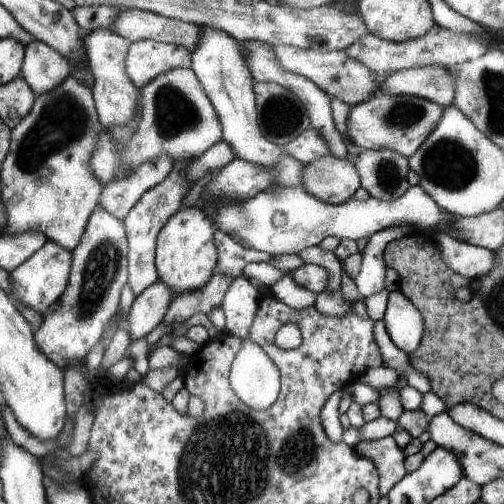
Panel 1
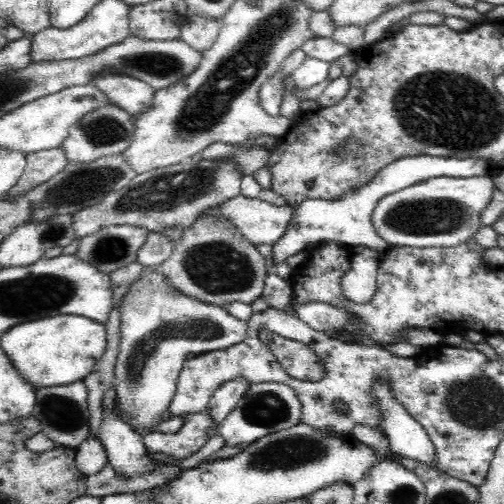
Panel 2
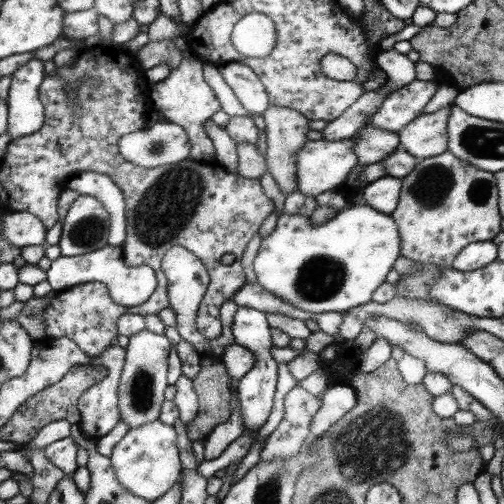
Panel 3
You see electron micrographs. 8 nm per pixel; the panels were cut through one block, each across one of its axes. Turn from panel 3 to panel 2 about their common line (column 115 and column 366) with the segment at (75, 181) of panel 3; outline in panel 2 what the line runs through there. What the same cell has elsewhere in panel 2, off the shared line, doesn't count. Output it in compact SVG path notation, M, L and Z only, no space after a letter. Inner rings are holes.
M410 156L410 158L402 158L396 160L392 164L388 164L382 172L376 174L376 178L362 186L360 190L348 192L346 198L338 200L338 202L324 202L324 200L304 200L304 204L300 204L294 210L294 222L290 222L290 230L286 230L284 238L272 246L272 270L278 268L280 264L286 262L286 258L296 256L300 252L304 252L306 244L314 244L316 246L324 246L324 244L336 244L336 246L348 246L348 248L370 248L376 254L384 254L390 246L384 242L384 238L380 238L376 234L376 228L372 226L372 214L378 206L378 202L388 196L394 194L398 190L404 190L408 186L426 182L430 178L438 178L438 176L448 176L448 178L472 178L472 176L488 176L492 174L488 162L482 160L474 160L474 158L434 158L434 156Z

